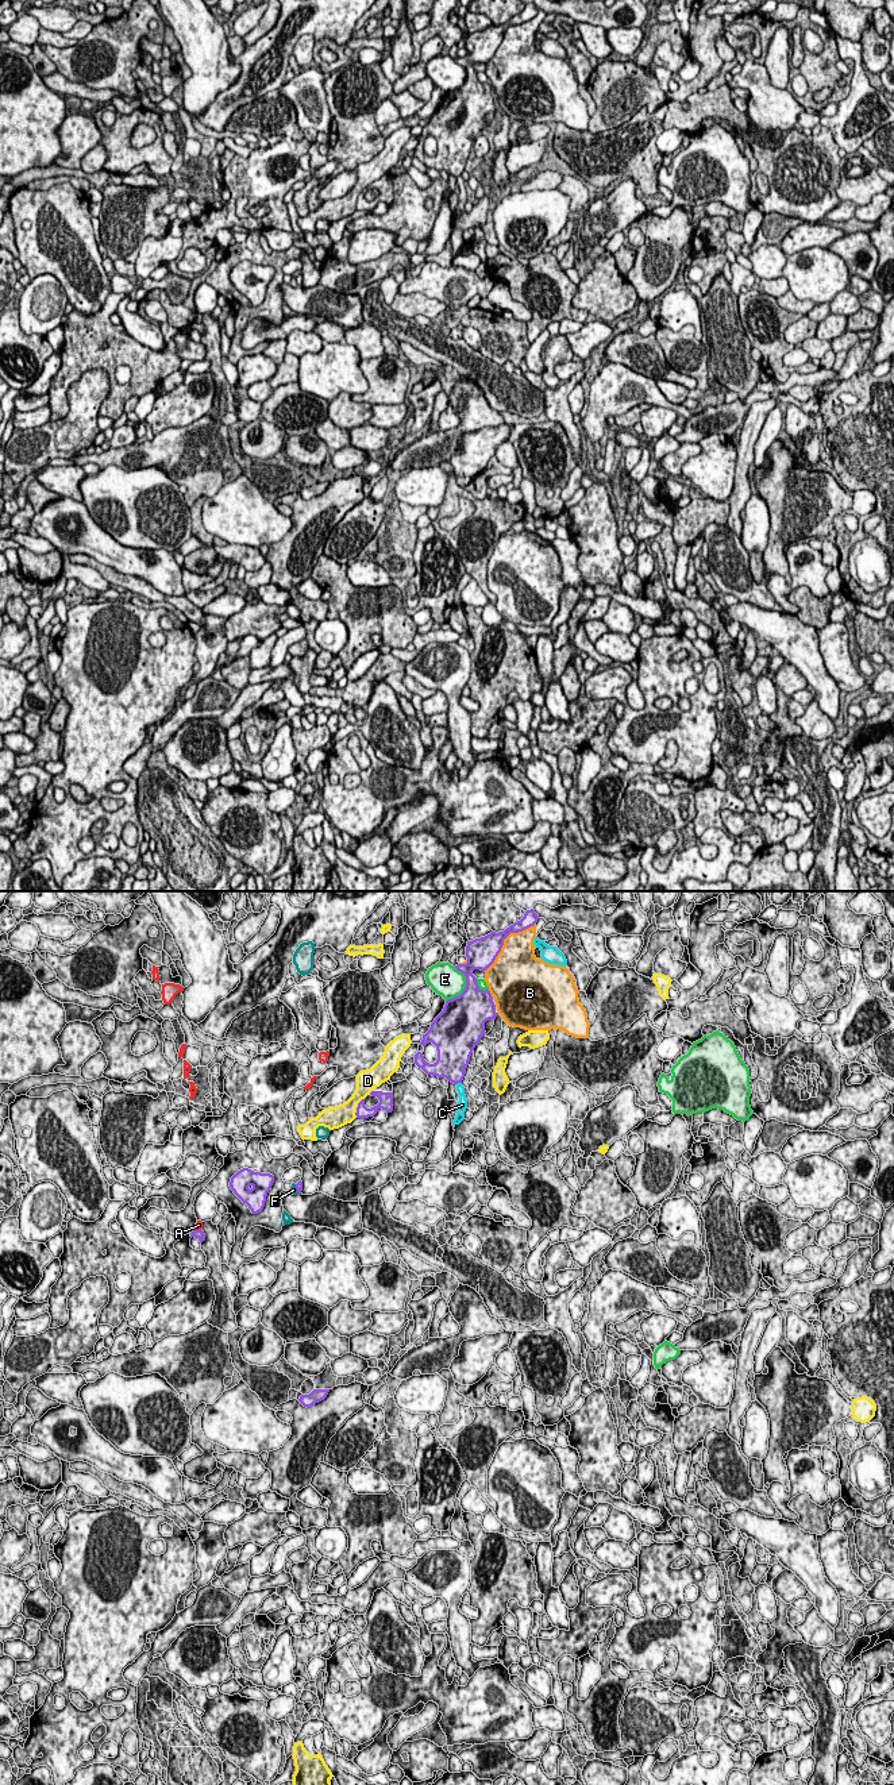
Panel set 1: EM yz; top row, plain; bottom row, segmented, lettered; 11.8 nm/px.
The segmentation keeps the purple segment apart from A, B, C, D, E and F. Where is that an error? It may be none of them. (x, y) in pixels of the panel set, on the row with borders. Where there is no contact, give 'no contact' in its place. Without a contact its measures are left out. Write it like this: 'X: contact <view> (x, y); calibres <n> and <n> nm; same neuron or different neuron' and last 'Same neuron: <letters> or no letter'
A: contact yz (197, 1230); calibres 100 and 90 nm; different neuron
B: contact yz (503, 941); calibres 320 and 420 nm; different neuron
C: contact yz (458, 1082); calibres 360 and 100 nm; different neuron
D: contact yz (357, 1107); calibres 160 and 260 nm; different neuron
E: contact yz (465, 987); calibres 440 and 380 nm; different neuron
F: contact yz (296, 1187); calibres 90 and 90 nm; different neuron
Same neuron: no letter

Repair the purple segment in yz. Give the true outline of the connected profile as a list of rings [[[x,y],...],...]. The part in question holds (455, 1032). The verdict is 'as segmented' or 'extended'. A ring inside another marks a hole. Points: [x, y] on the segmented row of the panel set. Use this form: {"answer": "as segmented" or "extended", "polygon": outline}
{"answer": "as segmented", "polygon": [[[533,909],[527,910],[524,917],[506,928],[504,932],[467,941],[466,964],[455,968],[466,976],[466,987],[459,996],[446,1001],[443,1011],[423,1034],[420,1045],[432,1042],[438,1050],[438,1060],[429,1064],[421,1052],[415,1055],[415,1063],[427,1075],[446,1077],[448,1082],[462,1083],[470,1056],[475,1045],[486,1034],[485,1022],[496,1019],[497,1011],[489,990],[481,990],[474,969],[486,971],[496,960],[504,940],[510,933],[523,932],[533,926],[539,915]]]}

